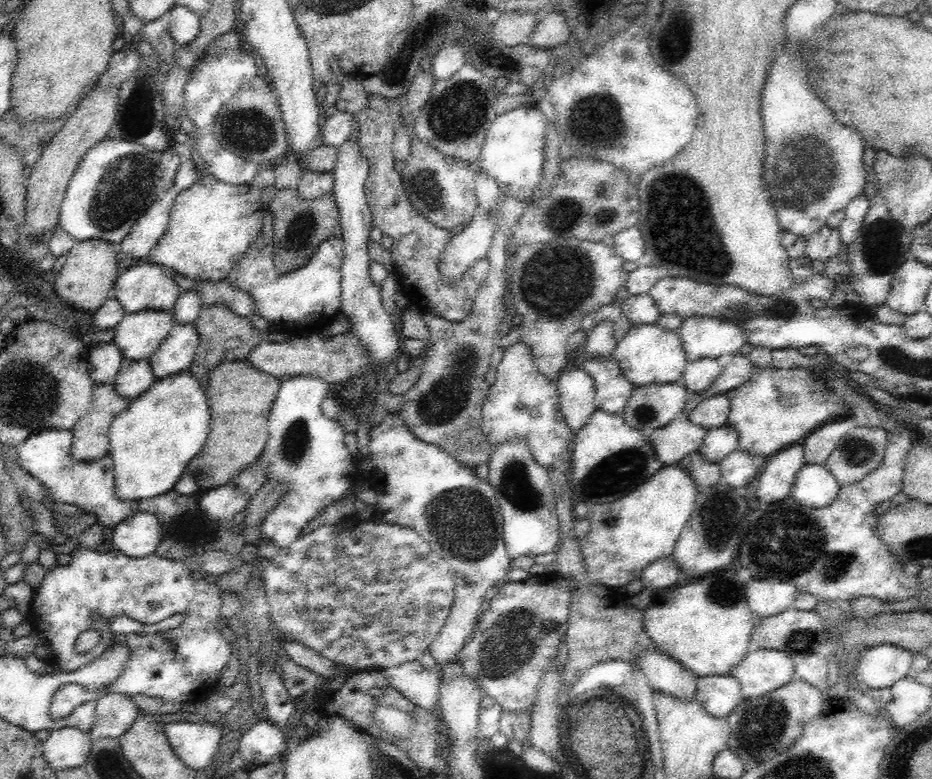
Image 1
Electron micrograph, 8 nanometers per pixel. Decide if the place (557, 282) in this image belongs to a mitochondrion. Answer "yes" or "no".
yes

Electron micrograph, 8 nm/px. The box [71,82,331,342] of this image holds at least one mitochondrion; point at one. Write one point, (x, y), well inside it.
(128, 189)

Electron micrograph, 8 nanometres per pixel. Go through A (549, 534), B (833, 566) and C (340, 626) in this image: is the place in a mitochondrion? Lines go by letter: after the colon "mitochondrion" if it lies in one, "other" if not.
A: other
B: mitochondrion
C: mitochondrion

